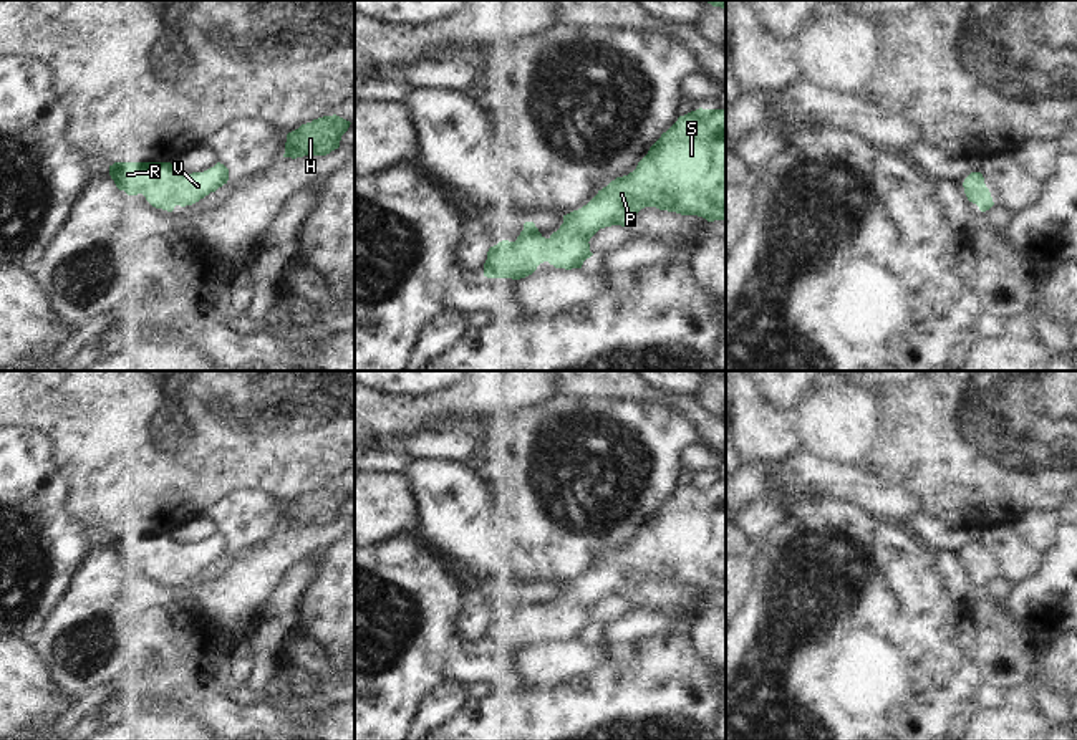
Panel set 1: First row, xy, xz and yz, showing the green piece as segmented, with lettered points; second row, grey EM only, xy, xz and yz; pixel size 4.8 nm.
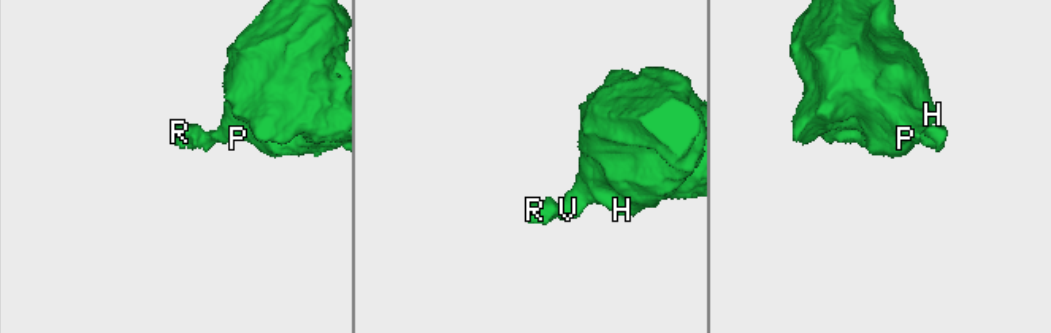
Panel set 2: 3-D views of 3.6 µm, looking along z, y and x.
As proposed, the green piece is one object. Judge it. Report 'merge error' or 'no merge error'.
no merge error

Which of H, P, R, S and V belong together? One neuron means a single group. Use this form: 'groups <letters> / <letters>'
groups H P R S V

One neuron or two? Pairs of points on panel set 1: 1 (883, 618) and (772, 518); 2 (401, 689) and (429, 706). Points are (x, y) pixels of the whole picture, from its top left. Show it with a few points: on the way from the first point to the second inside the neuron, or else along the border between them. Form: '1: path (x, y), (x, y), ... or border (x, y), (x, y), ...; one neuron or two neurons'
1: border (782, 507), (782, 522), (756, 547); two neurons
2: border (454, 682), (436, 684), (423, 697), (410, 722); two neurons

